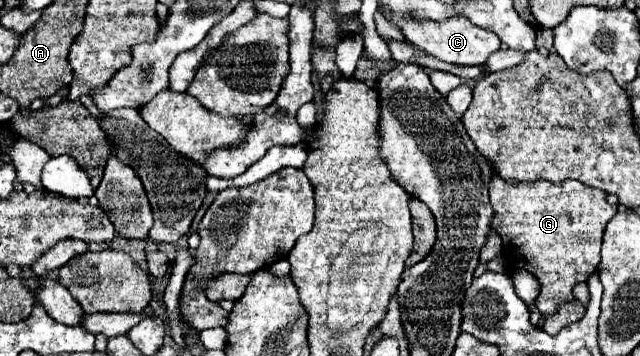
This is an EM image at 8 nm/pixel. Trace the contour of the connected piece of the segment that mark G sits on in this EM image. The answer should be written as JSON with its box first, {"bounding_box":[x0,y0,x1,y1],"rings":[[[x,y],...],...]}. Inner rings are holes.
{"bounding_box":[489,175,617,315],"rings":[[[493,175],[489,183],[489,195],[495,209],[491,225],[503,239],[501,255],[507,263],[507,273],[513,273],[517,269],[527,269],[529,273],[533,273],[541,283],[541,293],[535,299],[535,305],[543,315],[551,315],[561,303],[573,299],[571,291],[575,283],[585,281],[591,273],[597,271],[603,229],[617,213],[617,205],[609,205],[605,201],[607,193],[603,193],[601,189],[593,189],[569,179],[565,179],[563,183],[551,183],[547,179],[537,179],[535,183],[507,183],[505,179]]]}

